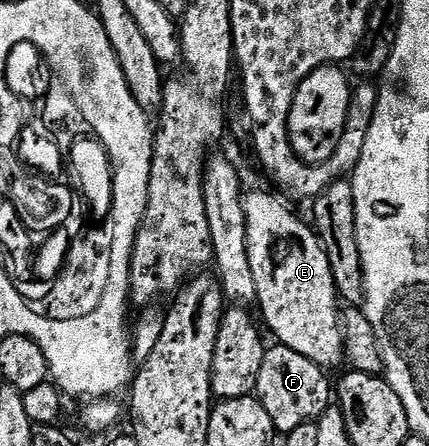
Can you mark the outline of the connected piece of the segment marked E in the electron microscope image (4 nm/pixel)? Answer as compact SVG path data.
M248 193L242 198L250 272L254 272L256 302L264 313L263 325L276 333L279 345L289 346L314 364L331 368L343 363L345 357L342 310L336 307L338 295L330 260L315 229L291 214L276 198Z

